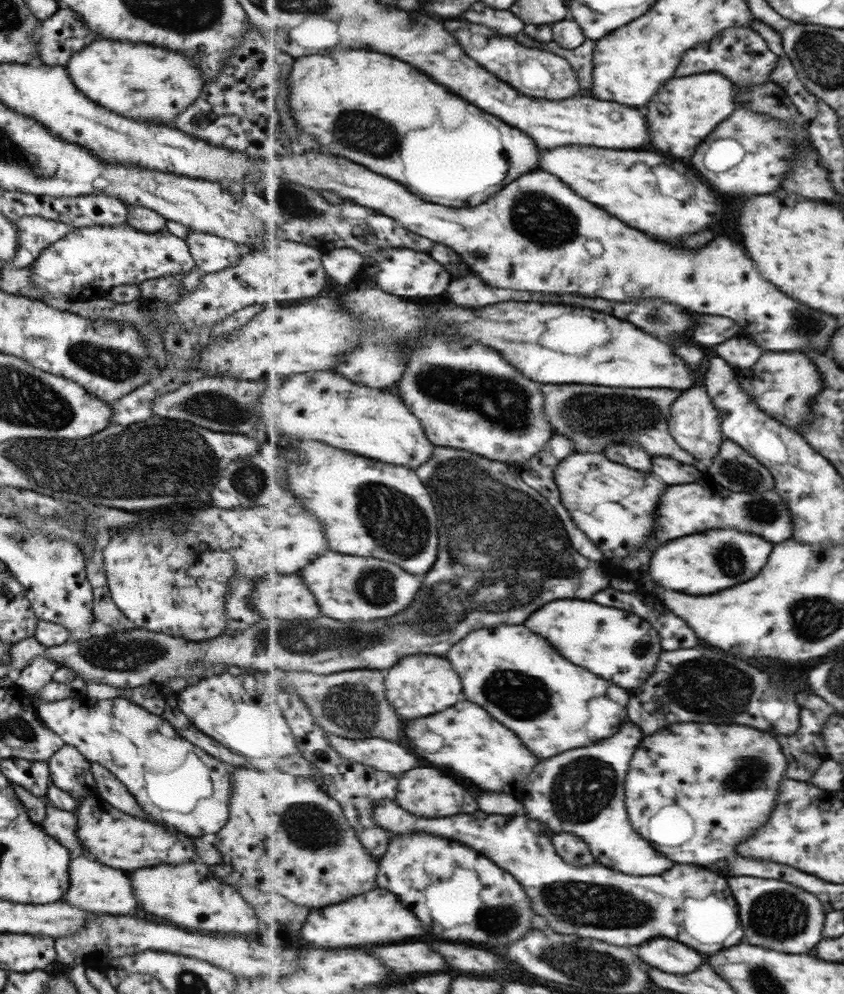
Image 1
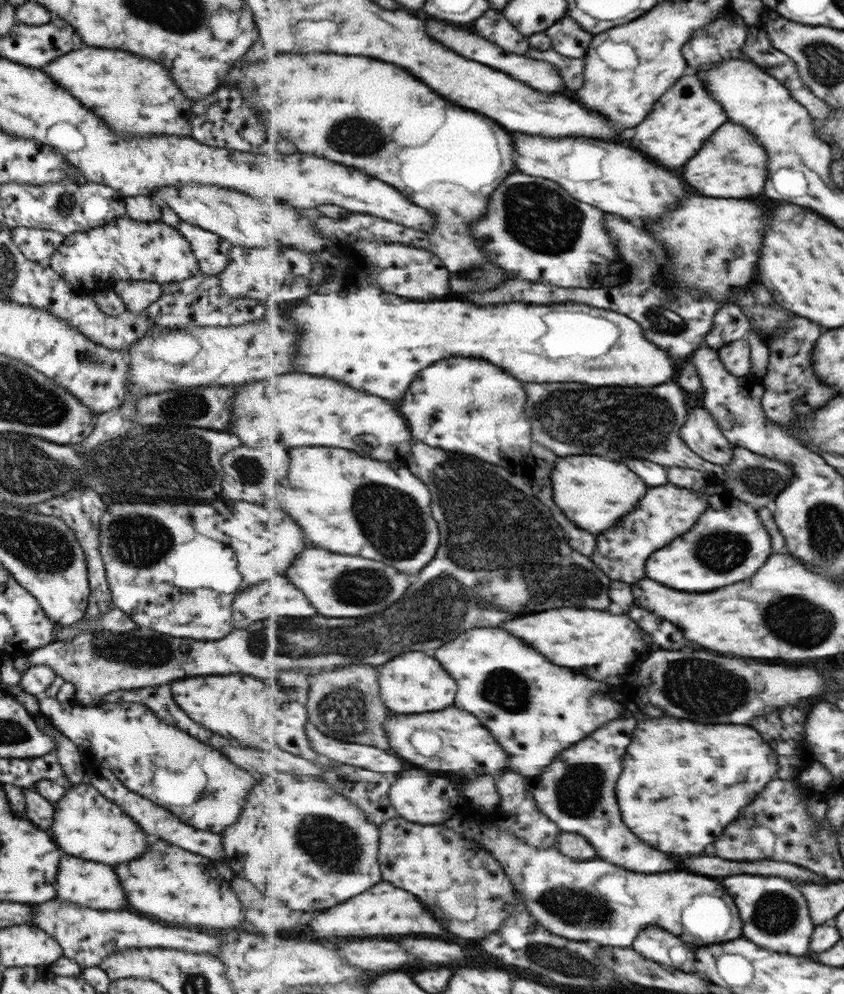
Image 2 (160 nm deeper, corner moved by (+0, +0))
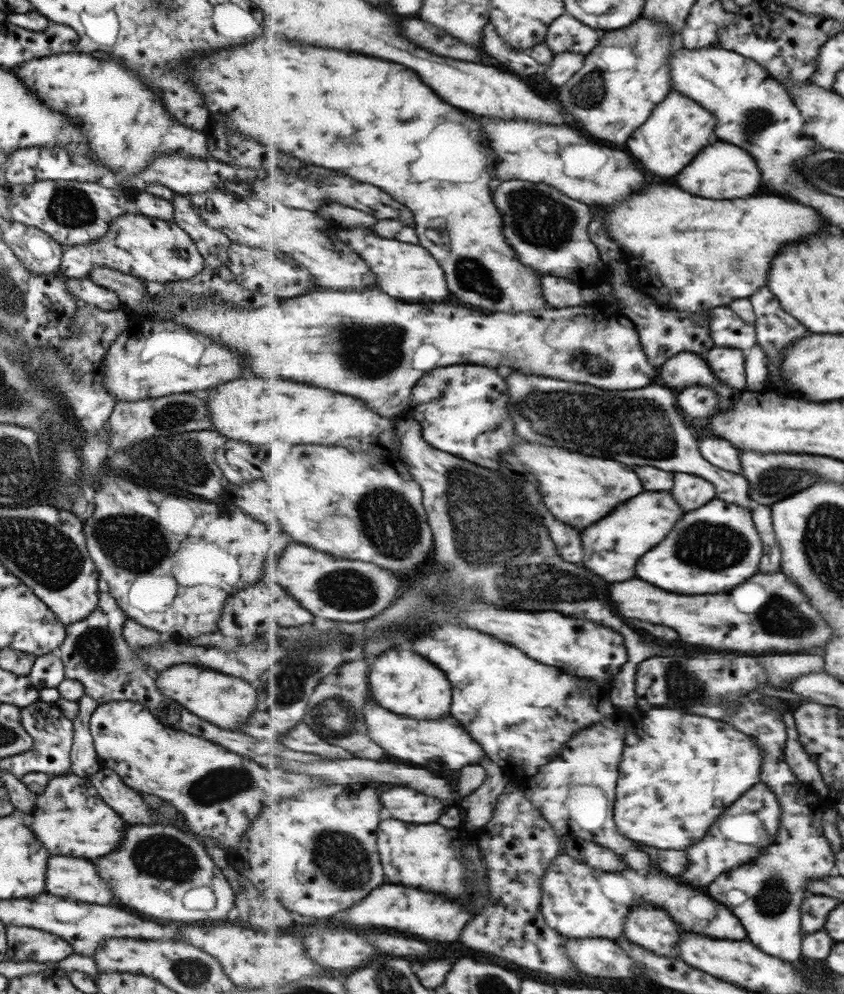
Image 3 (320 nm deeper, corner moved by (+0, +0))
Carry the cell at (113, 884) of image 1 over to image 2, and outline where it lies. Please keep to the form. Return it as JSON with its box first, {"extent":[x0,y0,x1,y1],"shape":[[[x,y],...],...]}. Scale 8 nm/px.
{"extent":[55,856,125,910],"shape":[[[61,856],[57,874],[55,874],[55,896],[79,906],[87,906],[93,910],[119,910],[125,906],[123,890],[111,870],[111,866],[103,866],[99,862],[85,862],[73,856]]]}

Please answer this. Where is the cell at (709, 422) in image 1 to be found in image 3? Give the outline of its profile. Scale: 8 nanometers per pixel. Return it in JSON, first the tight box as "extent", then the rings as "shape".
{"extent":[699,432,745,474],"shape":[[[703,432],[699,446],[703,458],[714,466],[735,474],[745,473],[741,464],[741,450],[726,438],[717,438],[711,432]]]}

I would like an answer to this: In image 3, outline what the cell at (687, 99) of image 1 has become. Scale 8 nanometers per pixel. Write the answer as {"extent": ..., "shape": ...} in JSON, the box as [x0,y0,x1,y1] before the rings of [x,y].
{"extent":[627,90,717,176],"shape":[[[672,90],[658,108],[633,134],[627,146],[633,158],[637,158],[649,172],[657,176],[677,176],[705,146],[713,142],[717,121],[710,110],[676,90]]]}

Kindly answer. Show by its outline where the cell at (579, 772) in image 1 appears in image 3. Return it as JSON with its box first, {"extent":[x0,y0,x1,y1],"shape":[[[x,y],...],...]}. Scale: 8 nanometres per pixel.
{"extent":[522,718,653,870],"shape":[[[609,718],[587,730],[579,730],[573,736],[573,746],[569,740],[555,762],[547,763],[536,775],[524,779],[522,787],[527,798],[561,835],[575,834],[579,838],[593,840],[615,850],[619,856],[623,856],[625,862],[631,862],[628,866],[633,870],[649,870],[653,868],[651,857],[647,856],[647,852],[643,854],[641,850],[637,850],[635,842],[619,834],[613,820],[625,753],[625,736],[625,728]]]}

